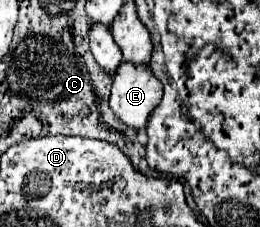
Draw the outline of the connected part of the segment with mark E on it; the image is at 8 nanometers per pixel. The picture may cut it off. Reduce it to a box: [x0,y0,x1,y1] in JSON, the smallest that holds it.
[109,63,163,131]

